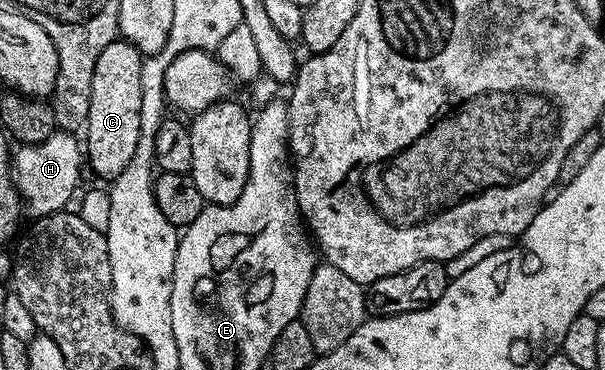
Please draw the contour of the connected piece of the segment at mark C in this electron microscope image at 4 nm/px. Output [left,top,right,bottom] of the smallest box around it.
[85,38,144,178]

